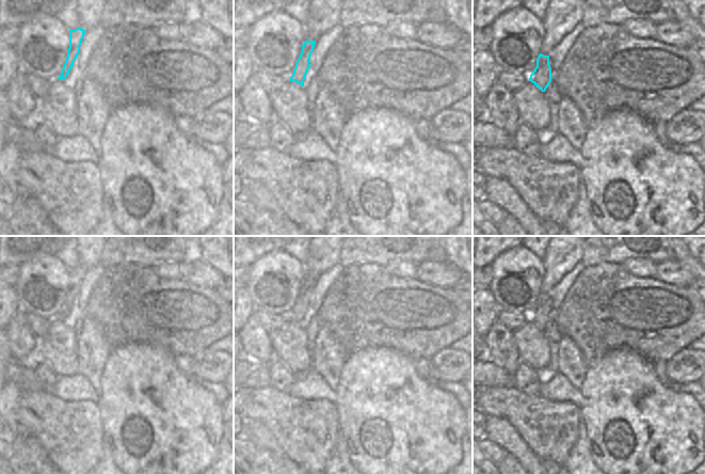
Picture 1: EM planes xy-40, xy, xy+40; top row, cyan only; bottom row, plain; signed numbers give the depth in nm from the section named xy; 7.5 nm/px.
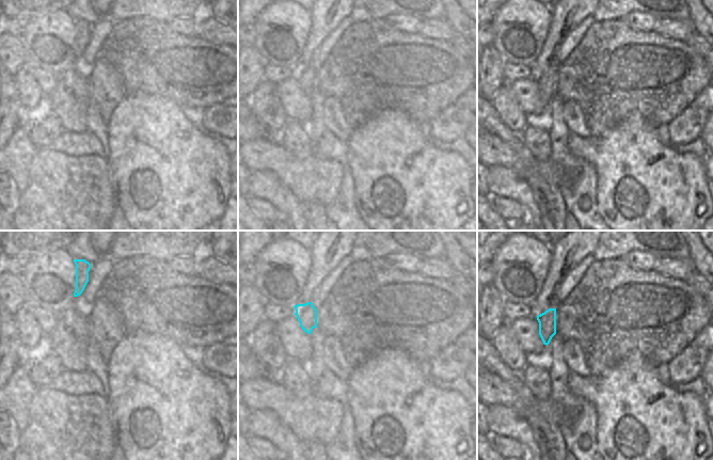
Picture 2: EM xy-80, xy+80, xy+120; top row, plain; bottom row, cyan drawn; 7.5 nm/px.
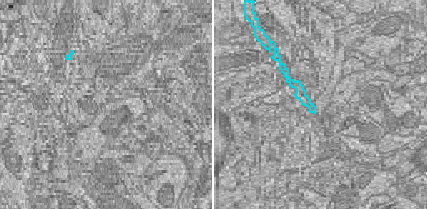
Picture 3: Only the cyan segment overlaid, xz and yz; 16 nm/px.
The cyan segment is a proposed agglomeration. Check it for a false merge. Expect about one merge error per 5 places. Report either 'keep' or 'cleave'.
keep

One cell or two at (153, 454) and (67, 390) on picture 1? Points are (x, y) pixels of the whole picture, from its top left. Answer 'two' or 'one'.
two

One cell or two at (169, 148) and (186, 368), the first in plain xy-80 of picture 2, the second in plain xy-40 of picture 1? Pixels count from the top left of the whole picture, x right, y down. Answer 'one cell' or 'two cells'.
two cells

